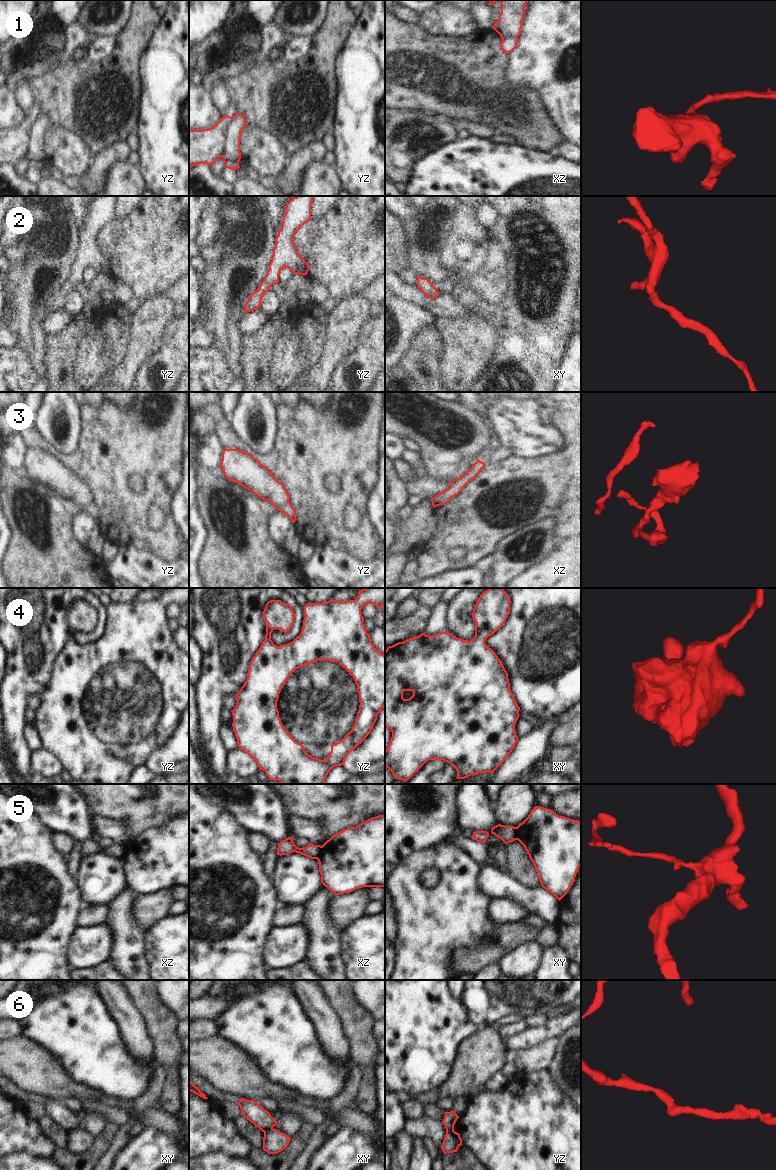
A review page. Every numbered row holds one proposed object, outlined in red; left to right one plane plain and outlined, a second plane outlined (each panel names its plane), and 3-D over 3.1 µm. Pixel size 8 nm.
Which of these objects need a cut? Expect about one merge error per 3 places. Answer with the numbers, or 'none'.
1, 3, 5, 6

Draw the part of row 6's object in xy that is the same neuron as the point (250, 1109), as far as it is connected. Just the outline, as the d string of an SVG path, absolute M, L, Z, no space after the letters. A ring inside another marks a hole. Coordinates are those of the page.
M241 1098L236 1104L240 1106L241 1115L258 1127L262 1132L272 1129L278 1123L267 1110L254 1100Z

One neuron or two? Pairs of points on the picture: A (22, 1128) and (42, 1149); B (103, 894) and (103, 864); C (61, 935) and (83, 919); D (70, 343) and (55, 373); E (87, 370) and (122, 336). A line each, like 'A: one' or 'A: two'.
A: one
B: one
C: two
D: one
E: one

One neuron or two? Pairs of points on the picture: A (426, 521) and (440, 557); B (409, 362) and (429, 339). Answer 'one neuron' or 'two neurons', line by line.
A: two neurons
B: one neuron

